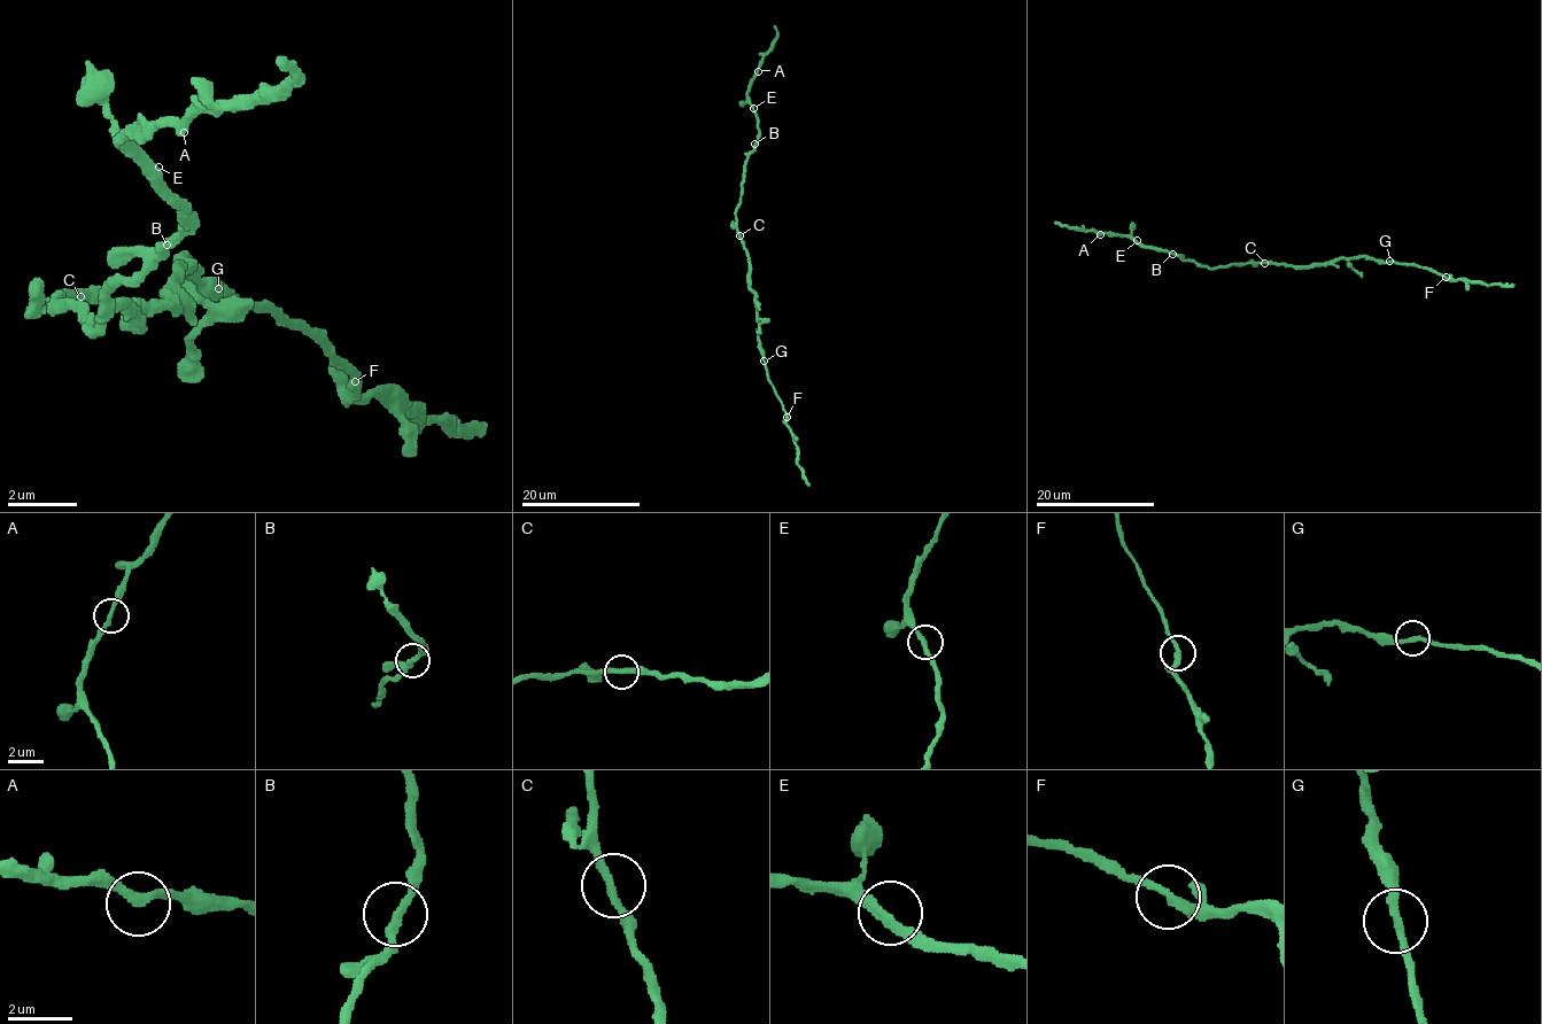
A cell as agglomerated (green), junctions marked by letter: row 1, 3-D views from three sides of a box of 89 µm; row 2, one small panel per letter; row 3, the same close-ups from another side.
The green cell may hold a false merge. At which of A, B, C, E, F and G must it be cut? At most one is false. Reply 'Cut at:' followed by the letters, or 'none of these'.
Cut at: F

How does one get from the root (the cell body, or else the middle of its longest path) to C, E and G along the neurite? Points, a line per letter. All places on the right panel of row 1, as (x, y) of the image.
C: (1280, 264), (1264, 263)
E: (1280, 264), (1233, 263), (1208, 269), (1168, 250), (1144, 248), (1137, 240)
G: (1280, 264), (1312, 268), (1361, 256), (1389, 261)

